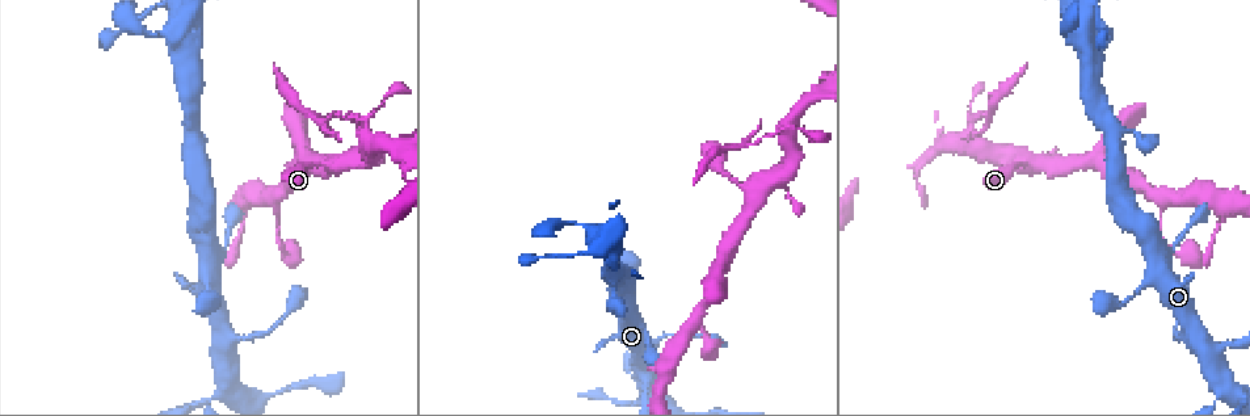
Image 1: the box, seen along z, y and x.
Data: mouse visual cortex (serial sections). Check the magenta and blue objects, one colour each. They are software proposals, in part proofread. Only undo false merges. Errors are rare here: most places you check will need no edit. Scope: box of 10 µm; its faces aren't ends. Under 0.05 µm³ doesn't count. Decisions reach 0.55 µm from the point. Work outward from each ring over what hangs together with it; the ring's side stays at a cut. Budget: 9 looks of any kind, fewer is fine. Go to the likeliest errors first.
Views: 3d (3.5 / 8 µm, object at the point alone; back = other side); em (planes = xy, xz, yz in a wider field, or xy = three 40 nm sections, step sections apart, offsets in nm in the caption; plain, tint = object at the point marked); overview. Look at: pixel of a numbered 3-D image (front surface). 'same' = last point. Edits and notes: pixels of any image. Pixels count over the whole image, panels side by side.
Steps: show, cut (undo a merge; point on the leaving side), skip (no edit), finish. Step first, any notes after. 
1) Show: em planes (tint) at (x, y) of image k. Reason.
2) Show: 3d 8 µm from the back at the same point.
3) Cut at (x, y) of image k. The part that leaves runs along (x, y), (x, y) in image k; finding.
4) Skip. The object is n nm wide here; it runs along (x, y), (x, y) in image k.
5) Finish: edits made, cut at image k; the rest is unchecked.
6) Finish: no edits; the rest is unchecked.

Show: 3d 3.5 µm at (672, 333) of image 1. Thick turns thin.

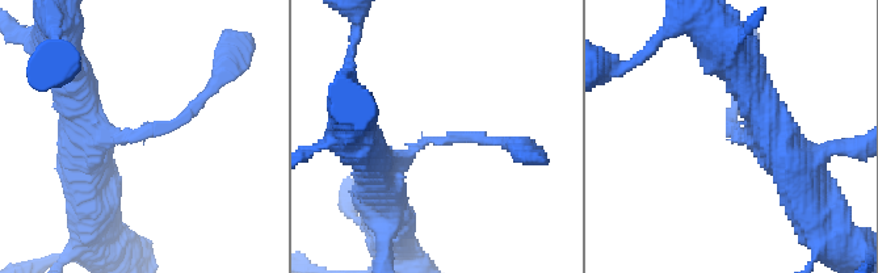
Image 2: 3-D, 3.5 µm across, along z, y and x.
Show: em planes (tint) at (436, 140) of image 2. Now the EM.

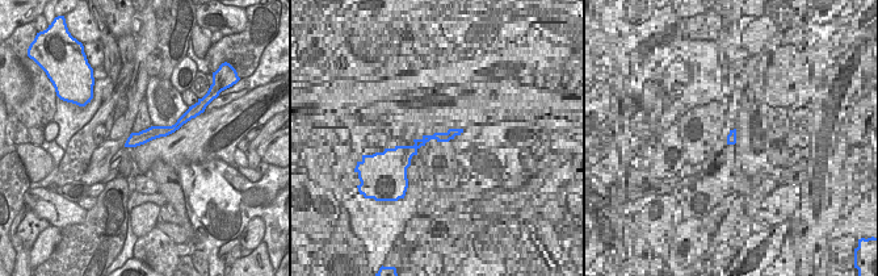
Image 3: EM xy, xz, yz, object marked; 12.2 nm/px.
Skip. It runs along (374, 175), (427, 141), (507, 143) in image 2; continuous, no second cell.

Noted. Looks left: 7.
Show: 3d 3.5 µm at (315, 120) of image 1. Sudden change in width.

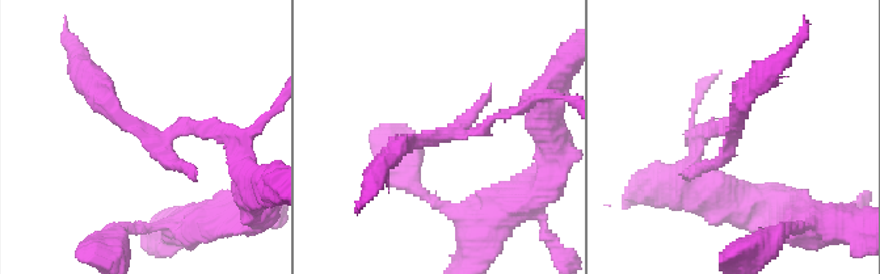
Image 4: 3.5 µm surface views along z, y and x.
Show: em xy step 3 (tint) at (143, 134) of image 4.

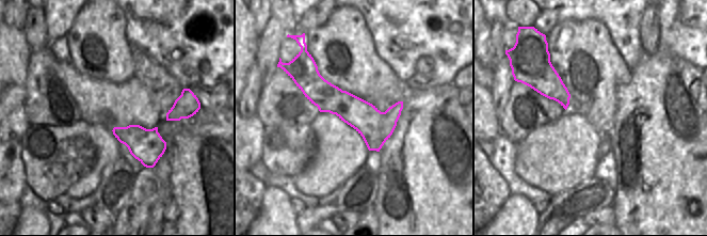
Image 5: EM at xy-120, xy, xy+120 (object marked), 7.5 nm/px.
Show: em xy step 5 (tint) at the same point.

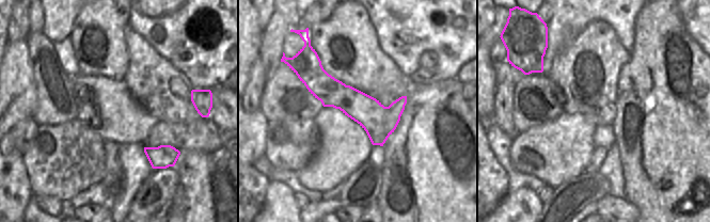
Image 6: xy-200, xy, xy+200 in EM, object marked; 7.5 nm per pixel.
Cut at (137, 129) of image 4. The part that leaves runs along (182, 129), (150, 140), (85, 76) in image 4; two cells meet here.

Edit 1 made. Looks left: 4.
Show: 3d 8 µm at (172, 29) of image 1. Looks like a crossing.

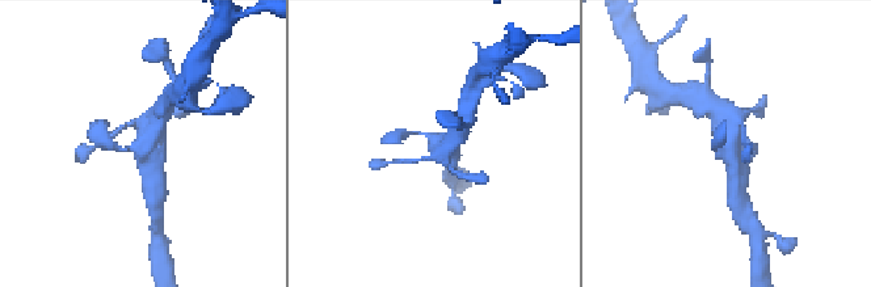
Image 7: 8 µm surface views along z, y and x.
Show: 3d 3.5 µm at the same point. Closer look.

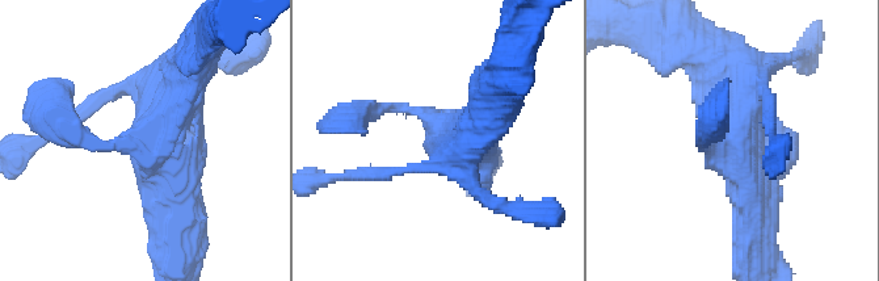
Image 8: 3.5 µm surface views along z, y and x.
Show: em xy step 1 (tint) at (439, 126) of image 8.

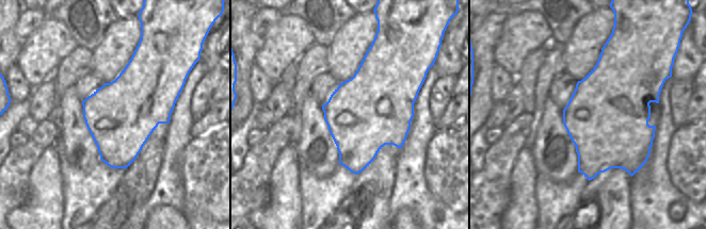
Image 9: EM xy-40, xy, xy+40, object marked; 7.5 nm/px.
Skip. It runs along (177, 225), (162, 104), (121, 87) in image 8; continuous, no second cell.

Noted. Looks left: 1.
Finish: edits made, cut at image 4; the rest is unchecked.

